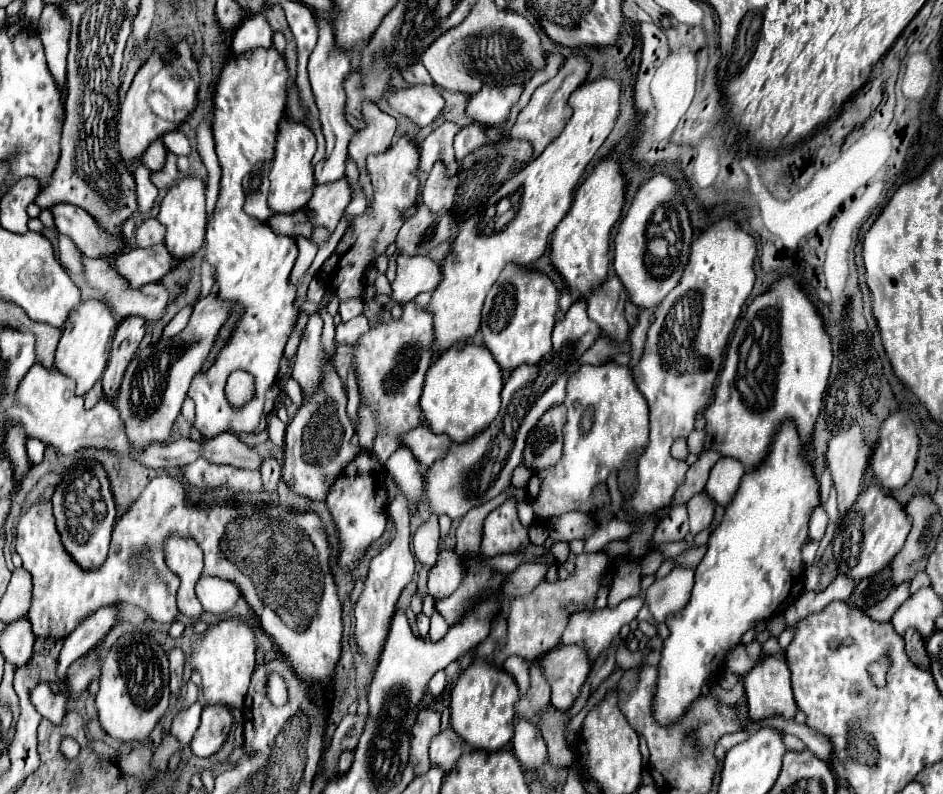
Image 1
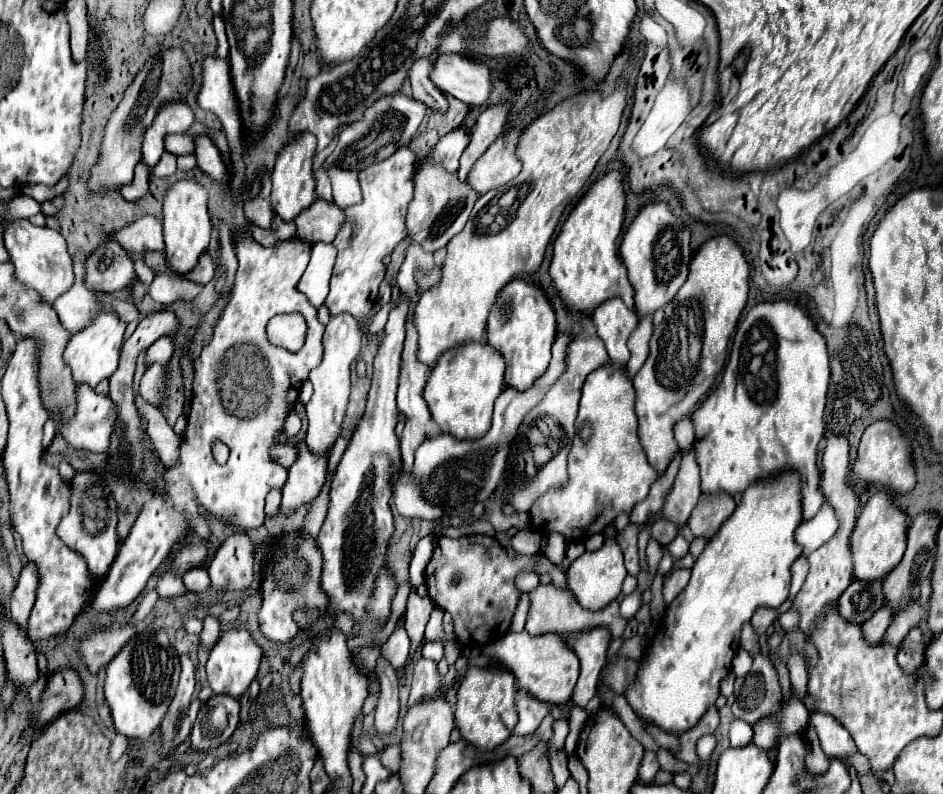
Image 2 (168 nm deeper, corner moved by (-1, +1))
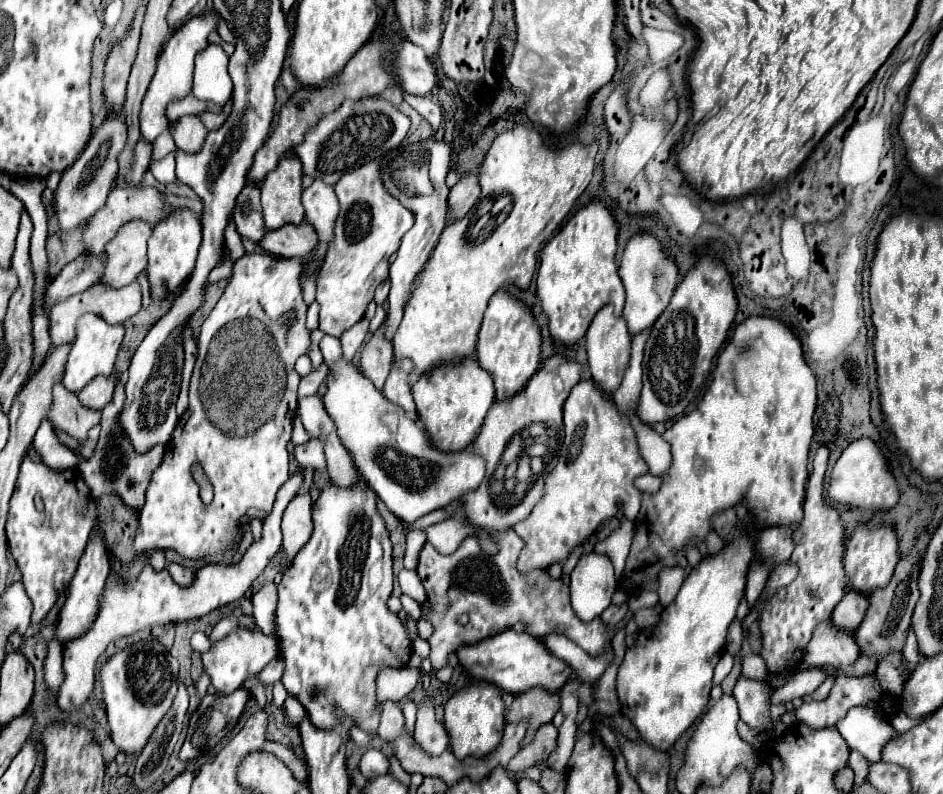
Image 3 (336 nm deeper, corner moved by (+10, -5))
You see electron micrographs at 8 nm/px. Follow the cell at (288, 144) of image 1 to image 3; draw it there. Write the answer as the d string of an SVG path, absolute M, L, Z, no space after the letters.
M286 155L262 183L262 213L266 229L278 229L286 223L302 223L304 207L300 195L302 163L296 155Z

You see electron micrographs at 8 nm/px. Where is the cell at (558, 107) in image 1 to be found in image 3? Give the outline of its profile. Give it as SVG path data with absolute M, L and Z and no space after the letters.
M464 173L460 175L460 181L450 189L448 197L448 207L452 211L454 219L464 217L480 197L480 183L478 183L478 173Z

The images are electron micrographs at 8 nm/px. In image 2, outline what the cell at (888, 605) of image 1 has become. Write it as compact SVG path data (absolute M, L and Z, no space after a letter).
M883 607L883 609L879 609L879 613L875 613L869 621L865 621L863 625L861 625L861 631L863 631L863 639L867 641L867 643L879 643L881 639L883 639L883 635L885 635L885 631L887 631L887 627L889 627L889 623L891 623L891 617L893 617L893 613L891 613L891 609L889 607Z

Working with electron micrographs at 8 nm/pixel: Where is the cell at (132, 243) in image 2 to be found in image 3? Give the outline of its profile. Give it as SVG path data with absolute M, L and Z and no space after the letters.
M128 221L106 245L104 283L112 287L130 285L146 269L146 243L152 237L152 225L146 221Z

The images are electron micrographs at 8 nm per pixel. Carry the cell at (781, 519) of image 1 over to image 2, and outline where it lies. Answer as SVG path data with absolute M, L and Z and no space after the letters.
M783 473L747 487L733 515L721 525L717 535L707 541L703 553L695 561L689 585L667 607L667 633L657 633L652 640L656 642L649 644L647 653L639 661L639 677L635 677L635 685L627 689L627 699L645 723L679 735L691 729L695 721L699 721L699 717L715 705L721 679L731 671L731 659L737 655L743 623L751 619L757 607L777 609L789 595L789 569L801 555L801 547L795 543L793 533L801 521L801 483L797 473Z

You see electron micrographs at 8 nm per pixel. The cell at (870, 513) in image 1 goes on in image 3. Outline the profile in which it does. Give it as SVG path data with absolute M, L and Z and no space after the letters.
M860 523L846 543L844 565L846 565L846 575L850 581L850 587L858 593L872 593L874 589L886 587L890 583L890 577L894 573L898 559L900 559L898 539L890 525L868 527L866 523Z

